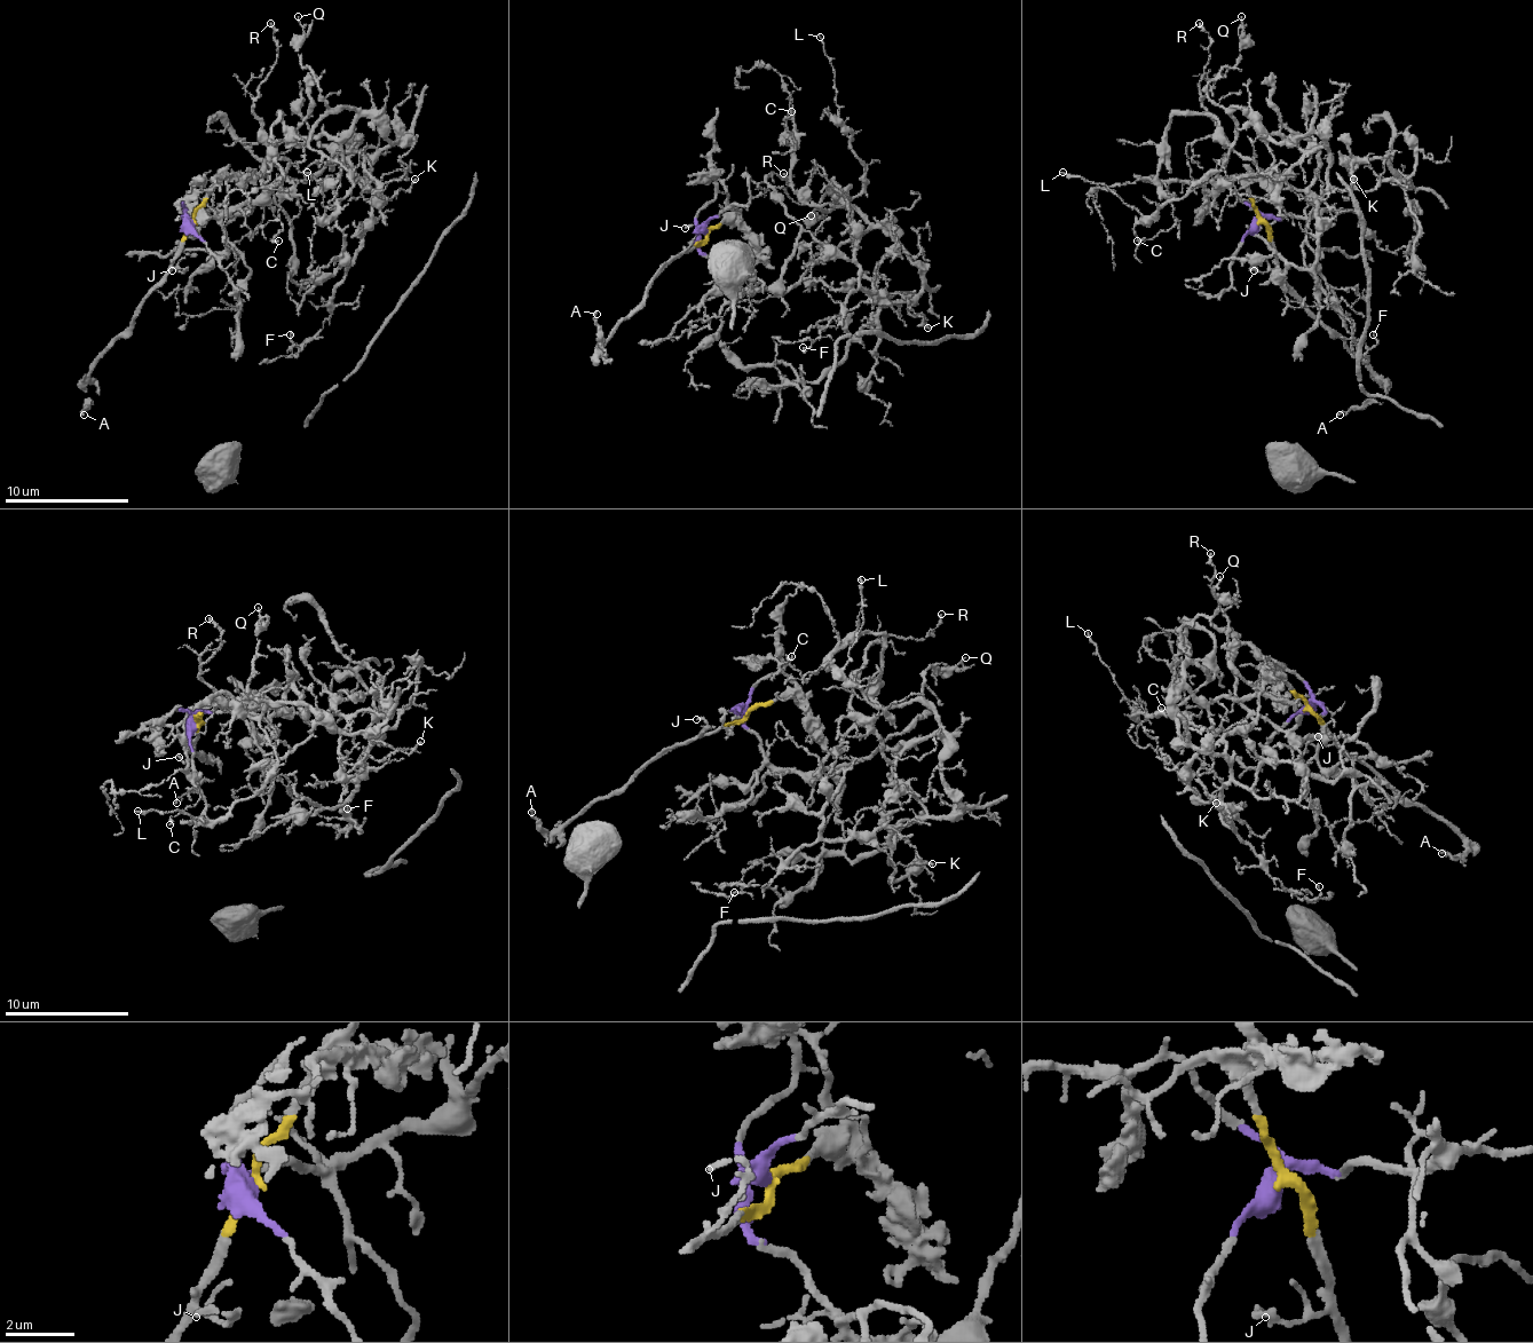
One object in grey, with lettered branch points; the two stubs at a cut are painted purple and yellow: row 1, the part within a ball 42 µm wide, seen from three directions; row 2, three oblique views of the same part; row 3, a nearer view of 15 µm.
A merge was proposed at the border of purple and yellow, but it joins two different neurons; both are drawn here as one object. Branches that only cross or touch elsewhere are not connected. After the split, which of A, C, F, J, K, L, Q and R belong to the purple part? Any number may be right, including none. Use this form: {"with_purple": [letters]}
{"with_purple": ["C", "F", "K", "L", "Q", "R"]}

